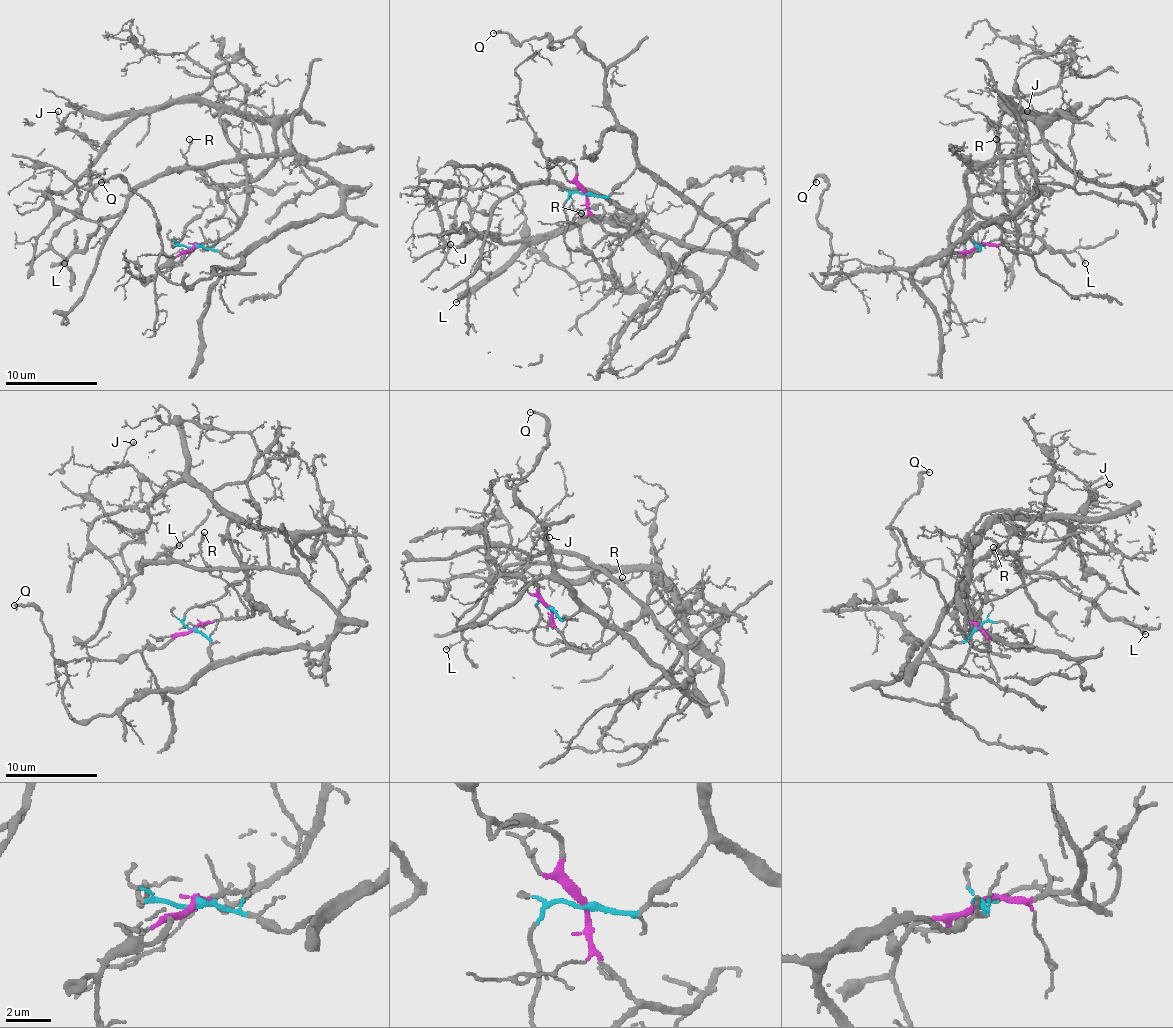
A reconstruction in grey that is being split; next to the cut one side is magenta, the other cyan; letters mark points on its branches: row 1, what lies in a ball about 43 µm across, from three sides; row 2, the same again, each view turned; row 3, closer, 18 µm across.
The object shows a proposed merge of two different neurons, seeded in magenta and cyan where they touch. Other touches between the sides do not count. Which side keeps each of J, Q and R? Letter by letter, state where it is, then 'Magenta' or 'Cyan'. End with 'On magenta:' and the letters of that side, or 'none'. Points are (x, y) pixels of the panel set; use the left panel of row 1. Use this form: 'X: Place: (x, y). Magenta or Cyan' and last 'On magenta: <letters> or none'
J: Place: (58, 111). Magenta
Q: Place: (101, 182). Cyan
R: Place: (189, 139). Magenta
On magenta: J, R

